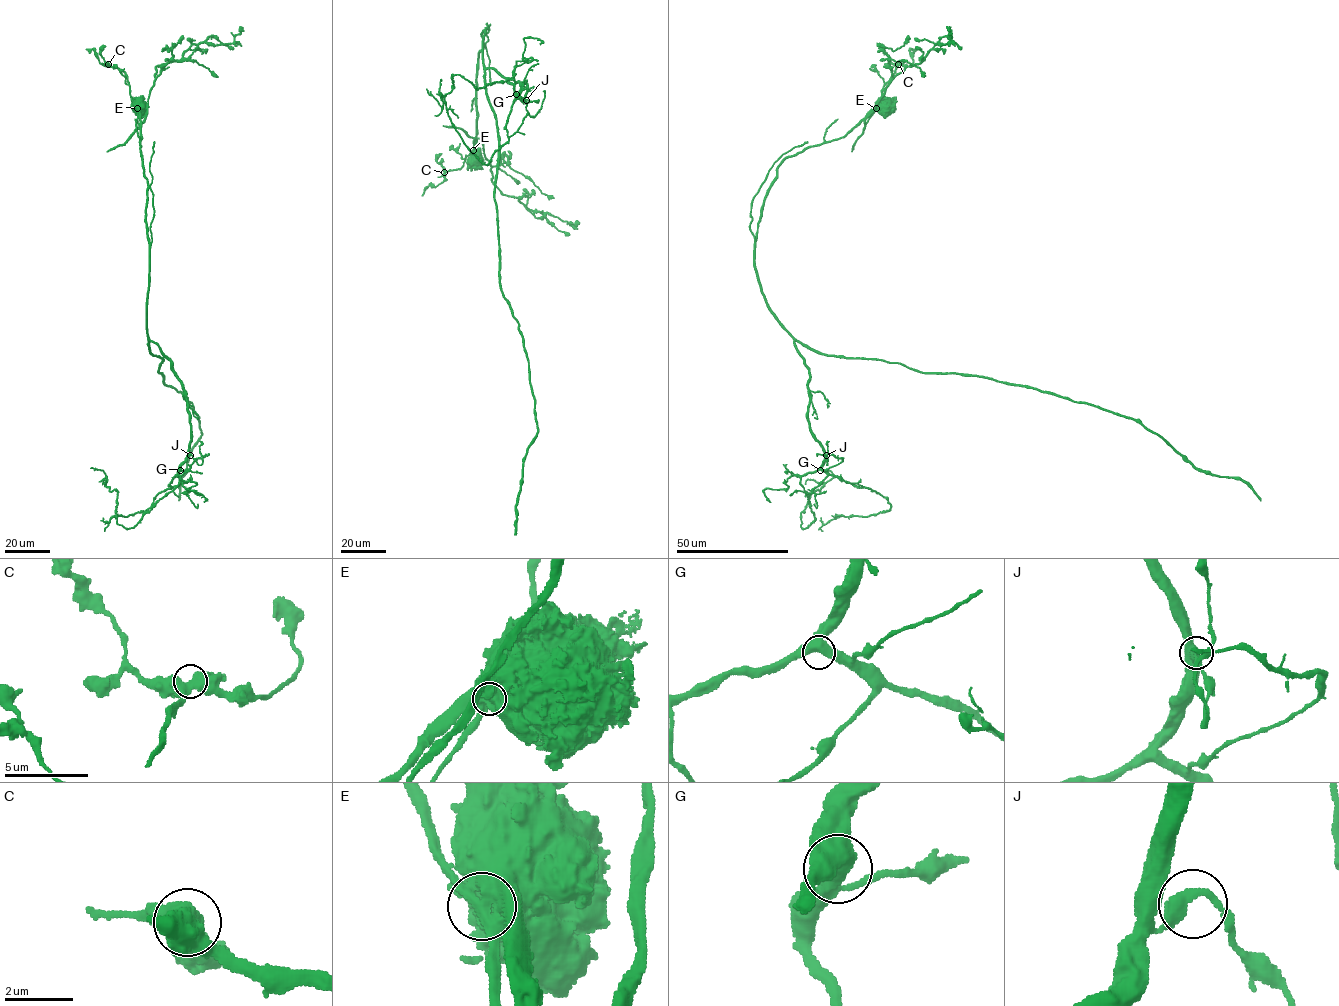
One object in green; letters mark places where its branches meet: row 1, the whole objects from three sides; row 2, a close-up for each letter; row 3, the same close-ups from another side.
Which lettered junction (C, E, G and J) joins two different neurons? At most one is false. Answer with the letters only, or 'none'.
E

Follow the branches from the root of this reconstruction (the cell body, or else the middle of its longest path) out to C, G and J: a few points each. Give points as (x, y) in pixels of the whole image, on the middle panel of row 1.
C: (476, 159), (471, 153), (460, 168), (444, 172)
G: (476, 159), (476, 66), (485, 29), (483, 65), (511, 83), (525, 82), (526, 95), (520, 98), (516, 94)
J: (476, 159), (476, 66), (485, 29), (484, 66), (511, 83), (525, 82), (526, 100)

